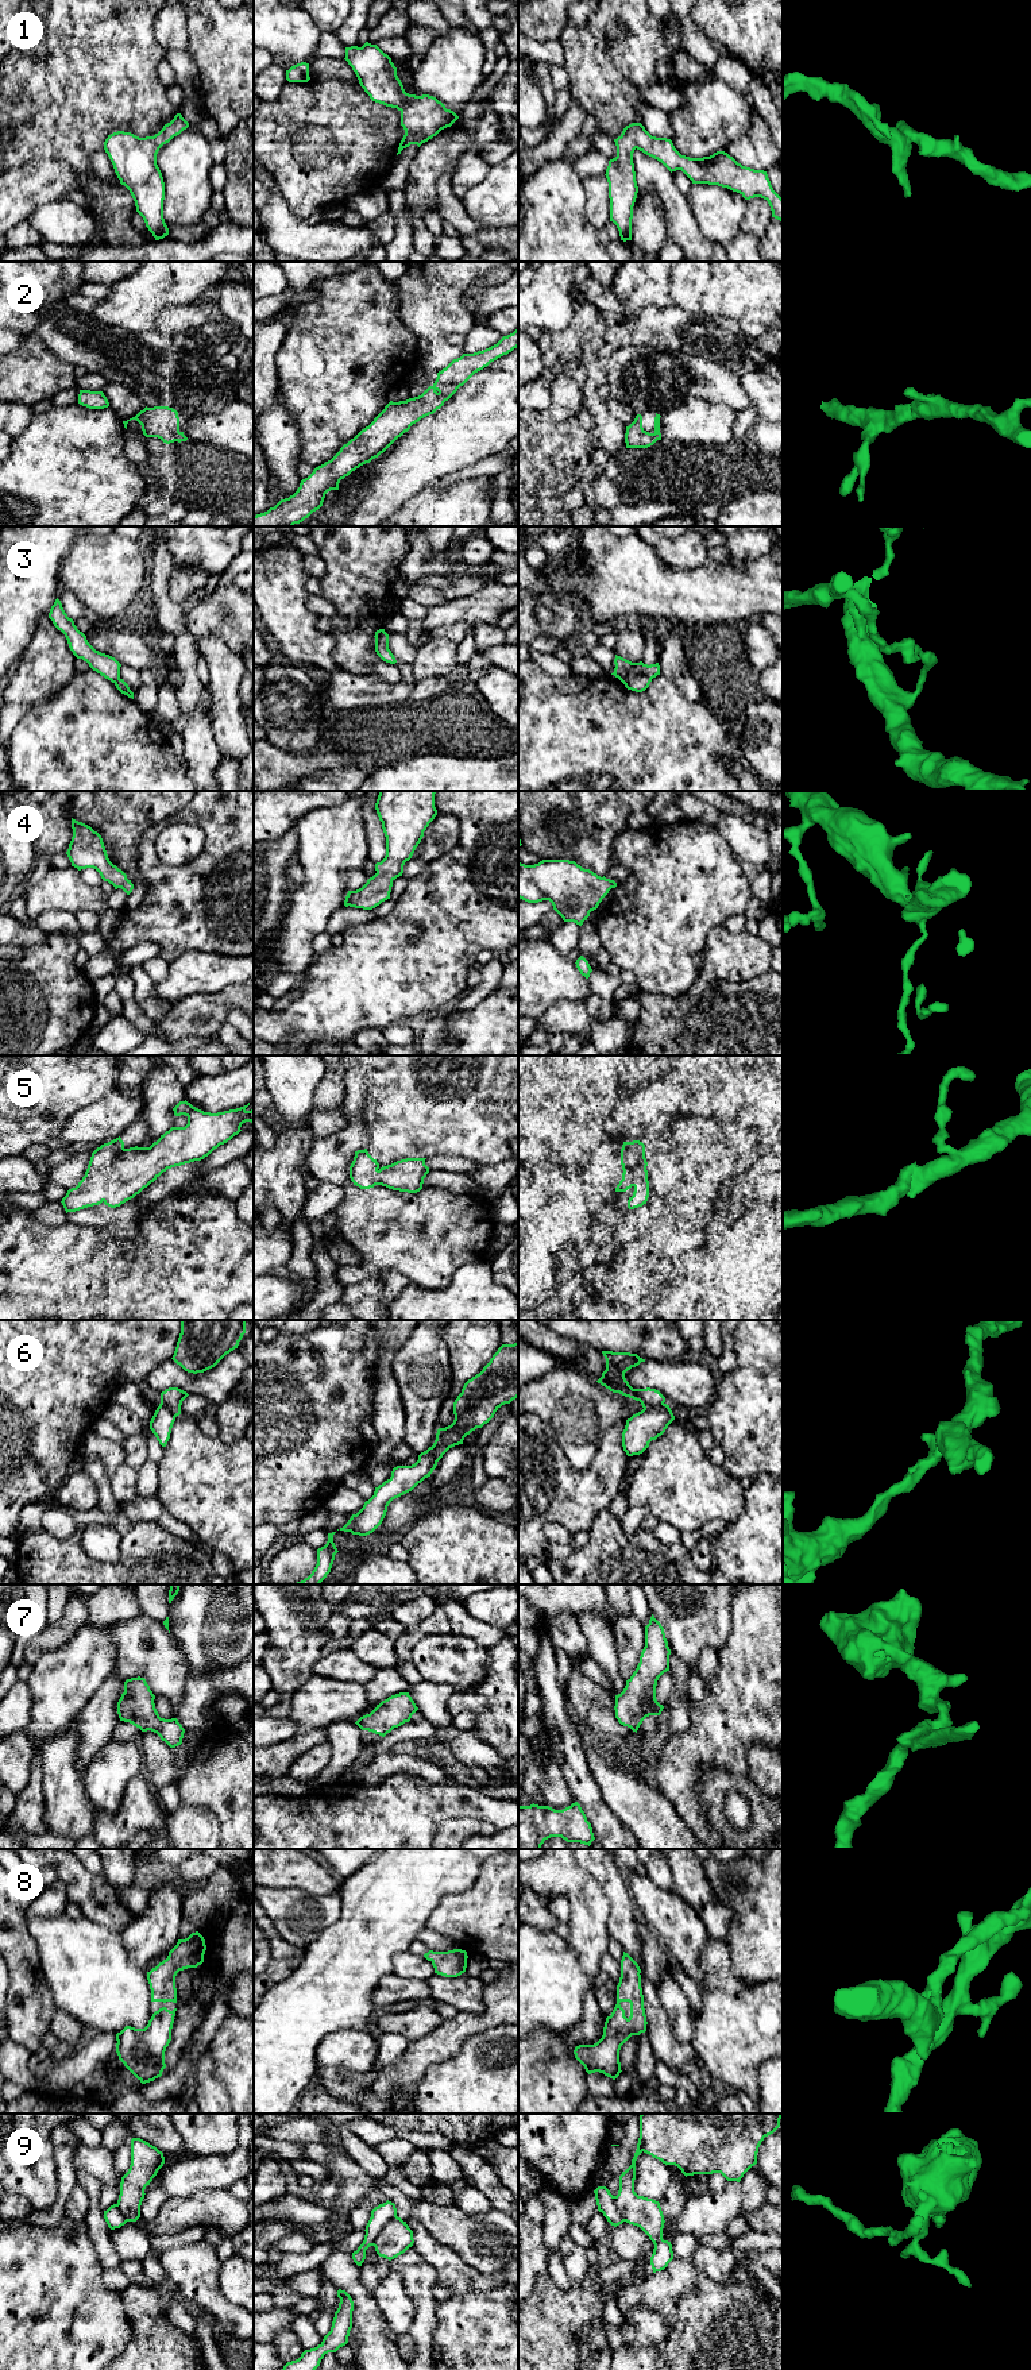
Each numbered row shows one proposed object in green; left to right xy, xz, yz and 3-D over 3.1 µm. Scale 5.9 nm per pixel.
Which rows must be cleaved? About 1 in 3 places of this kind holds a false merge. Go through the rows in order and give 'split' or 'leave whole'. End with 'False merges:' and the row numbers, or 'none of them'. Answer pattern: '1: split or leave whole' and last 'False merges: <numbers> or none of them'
1: leave whole
2: leave whole
3: split
4: leave whole
5: leave whole
6: split
7: leave whole
8: leave whole
9: split
False merges: 3, 6, 9

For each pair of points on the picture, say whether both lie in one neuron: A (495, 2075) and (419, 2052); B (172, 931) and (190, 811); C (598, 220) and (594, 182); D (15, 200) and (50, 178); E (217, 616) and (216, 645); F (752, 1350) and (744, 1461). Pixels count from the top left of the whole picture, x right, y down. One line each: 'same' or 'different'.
A: different
B: same
C: same
D: same
E: different
F: same

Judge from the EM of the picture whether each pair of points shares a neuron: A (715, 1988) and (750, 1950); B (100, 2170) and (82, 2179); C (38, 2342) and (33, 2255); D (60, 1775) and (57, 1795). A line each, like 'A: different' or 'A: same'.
A: different
B: different
C: same
D: same

